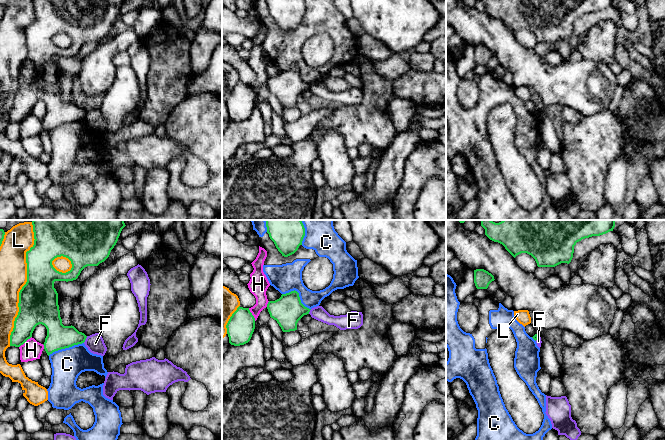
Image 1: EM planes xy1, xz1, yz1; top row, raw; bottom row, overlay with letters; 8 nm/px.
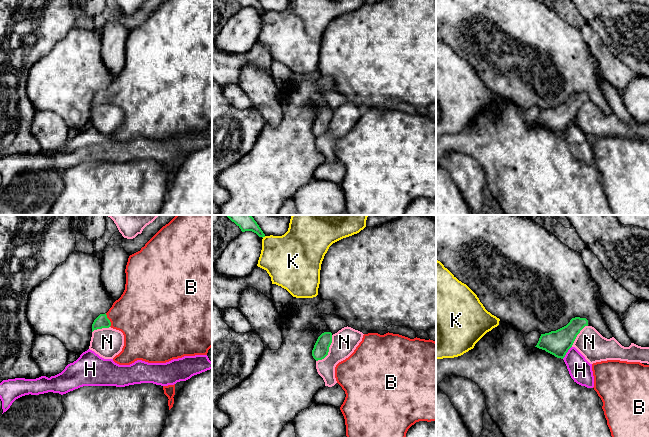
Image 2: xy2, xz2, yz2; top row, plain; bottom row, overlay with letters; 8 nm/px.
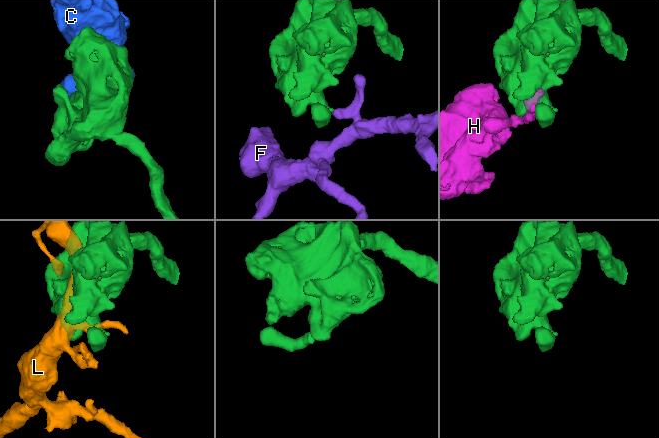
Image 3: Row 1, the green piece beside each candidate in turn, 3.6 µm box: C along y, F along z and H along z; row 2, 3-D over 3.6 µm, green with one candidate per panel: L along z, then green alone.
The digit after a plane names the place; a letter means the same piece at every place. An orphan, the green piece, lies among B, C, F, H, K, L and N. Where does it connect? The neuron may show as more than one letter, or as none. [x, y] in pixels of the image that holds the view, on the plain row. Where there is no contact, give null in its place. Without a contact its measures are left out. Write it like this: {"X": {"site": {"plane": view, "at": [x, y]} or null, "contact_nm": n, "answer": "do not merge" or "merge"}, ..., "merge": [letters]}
{"B": {"site": {"plane": "xy2", "at": [109, 96]}, "contact_nm": 120, "answer": "merge"}, "C": {"site": {"plane": "xz1", "at": [298, 70]}, "contact_nm": 260, "answer": "do not merge"}, "F": {"site": {"plane": "xy1", "at": [85, 115]}, "contact_nm": 70, "answer": "do not merge"}, "H": {"site": {"plane": "xy1", "at": [25, 117]}, "contact_nm": 140, "answer": "do not merge"}, "K": {"site": {"plane": "xz2", "at": [263, 12]}, "contact_nm": 30, "answer": "do not merge"}, "L": {"site": {"plane": "xy1", "at": [24, 61]}, "contact_nm": 1000, "answer": "do not merge"}, "N": {"site": {"plane": "xz2", "at": [328, 126]}, "contact_nm": 260, "answer": "do not merge"}, "merge": ["B"]}

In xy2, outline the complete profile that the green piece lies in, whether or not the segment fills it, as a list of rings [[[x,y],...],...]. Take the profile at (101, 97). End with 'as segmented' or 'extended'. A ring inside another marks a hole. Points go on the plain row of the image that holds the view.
[[[166,0],[140,27],[129,32],[125,49],[126,60],[123,70],[113,79],[107,89],[100,90],[92,100],[92,108],[111,103],[123,109],[124,122],[113,137],[119,141],[130,141],[137,136],[148,139],[166,139],[184,132],[207,131],[212,123],[212,0]]] | extended

